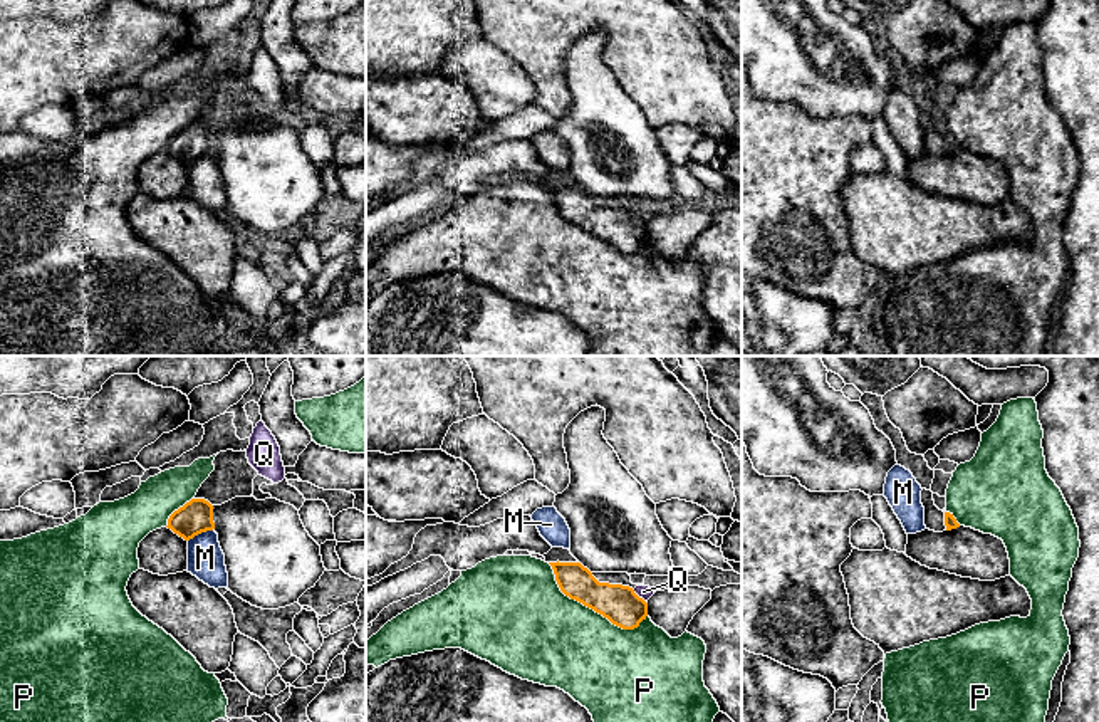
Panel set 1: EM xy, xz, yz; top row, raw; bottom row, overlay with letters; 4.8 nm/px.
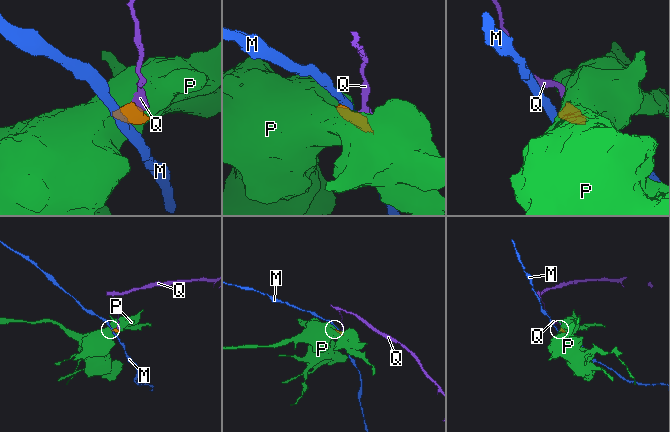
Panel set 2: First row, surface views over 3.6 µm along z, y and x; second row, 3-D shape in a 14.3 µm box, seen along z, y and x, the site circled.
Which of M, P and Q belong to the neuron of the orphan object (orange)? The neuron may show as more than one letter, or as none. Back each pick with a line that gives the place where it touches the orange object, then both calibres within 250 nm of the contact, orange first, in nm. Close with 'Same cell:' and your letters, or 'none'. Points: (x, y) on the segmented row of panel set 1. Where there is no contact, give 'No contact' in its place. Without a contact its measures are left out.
Same cell: none

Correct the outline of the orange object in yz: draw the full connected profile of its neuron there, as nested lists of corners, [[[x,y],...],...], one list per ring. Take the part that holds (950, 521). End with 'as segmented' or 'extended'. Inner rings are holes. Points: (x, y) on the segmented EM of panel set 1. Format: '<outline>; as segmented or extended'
[[[923,489],[921,490],[921,504],[925,507],[925,526],[930,531],[943,532],[960,527],[953,514],[943,512],[935,505],[933,492]]]; extended

